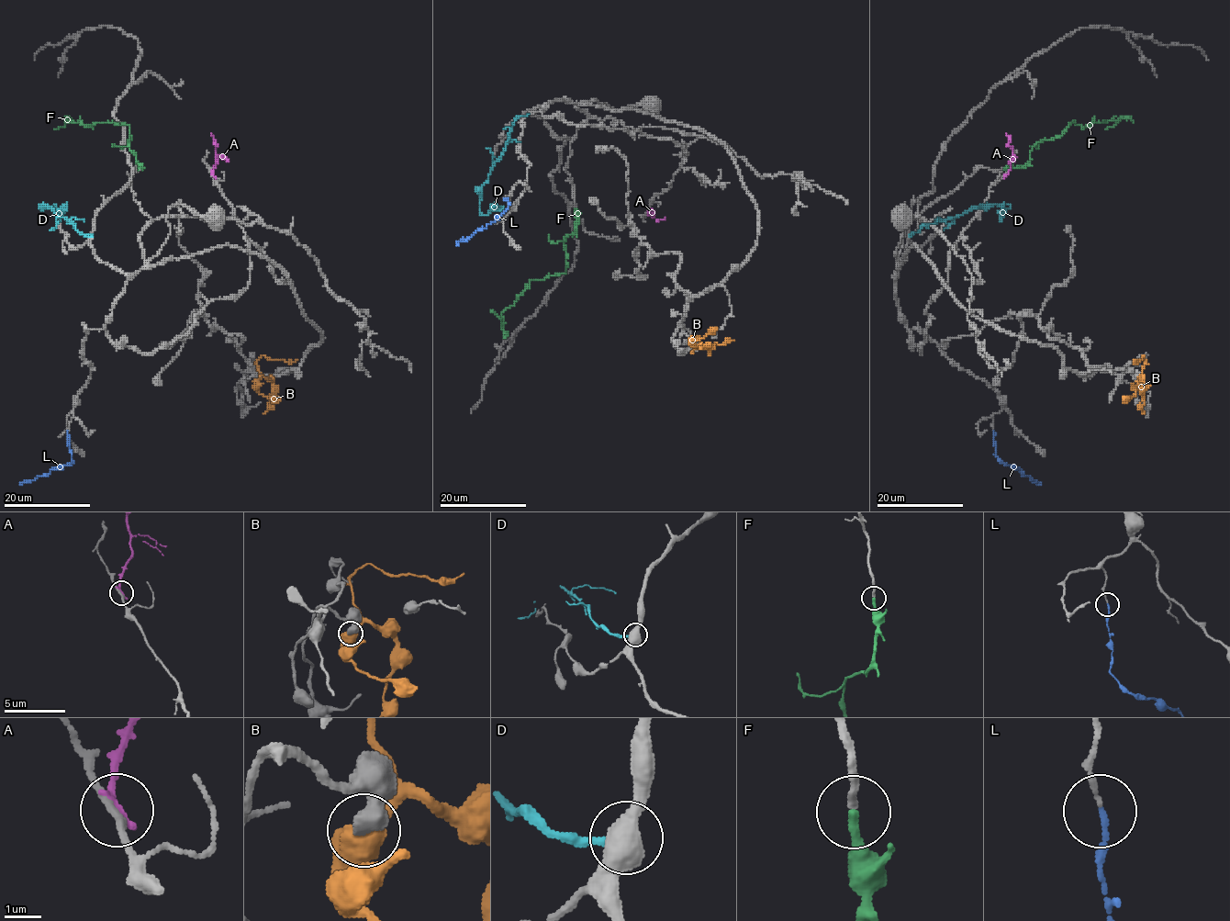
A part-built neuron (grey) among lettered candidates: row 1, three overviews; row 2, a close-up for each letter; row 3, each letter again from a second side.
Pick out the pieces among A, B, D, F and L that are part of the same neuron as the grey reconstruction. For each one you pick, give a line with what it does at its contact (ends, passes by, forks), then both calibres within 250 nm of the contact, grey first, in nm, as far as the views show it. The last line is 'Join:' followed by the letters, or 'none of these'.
F: It ends there. Thickness 240 nm (grey) against 240 nm
L: It ends there. Thickness 120 nm (grey) against 140 nm
Join: F, L

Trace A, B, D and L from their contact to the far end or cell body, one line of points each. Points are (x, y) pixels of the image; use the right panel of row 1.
A: (1004, 175), (1013, 155), (1007, 134)
B: (1136, 380), (1141, 377), (1145, 361), (1143, 355), (1141, 360), (1134, 359)
D: (910, 235), (924, 225), (957, 218), (976, 207), (1011, 206), (1003, 209), (1003, 203)
L: (993, 431), (995, 454), (1040, 485)

